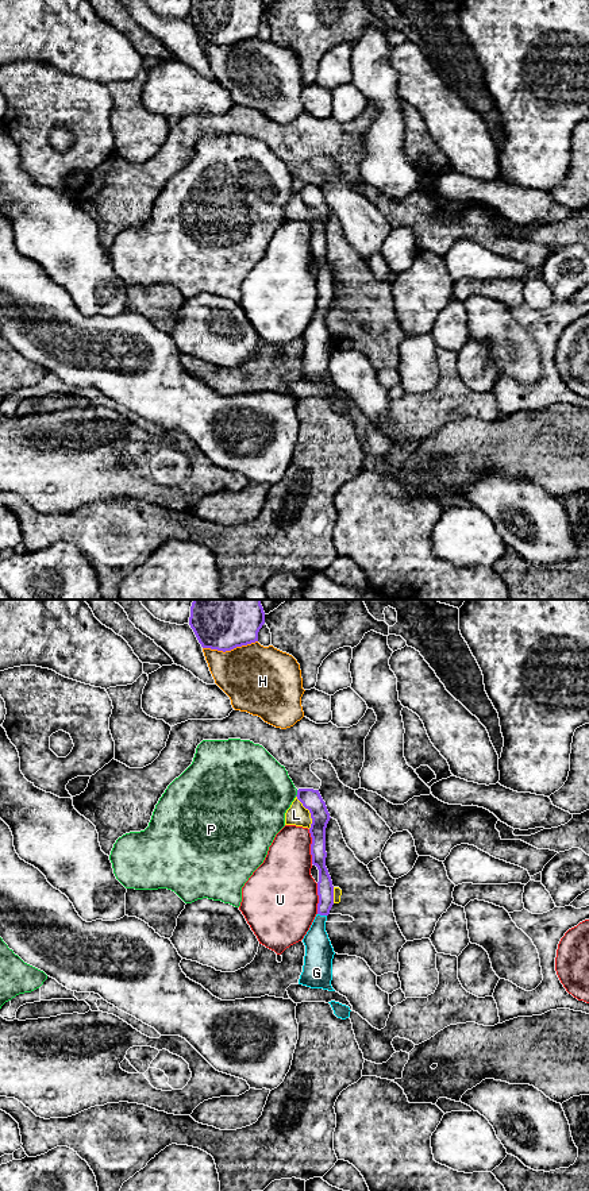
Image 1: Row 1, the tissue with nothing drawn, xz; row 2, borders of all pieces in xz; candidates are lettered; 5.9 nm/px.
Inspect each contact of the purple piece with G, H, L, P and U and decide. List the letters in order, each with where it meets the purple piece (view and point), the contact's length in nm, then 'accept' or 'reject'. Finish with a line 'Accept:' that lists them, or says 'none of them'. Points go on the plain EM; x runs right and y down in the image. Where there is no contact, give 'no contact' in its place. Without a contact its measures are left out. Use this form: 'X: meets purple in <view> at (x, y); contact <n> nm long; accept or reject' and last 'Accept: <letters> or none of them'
G: meets purple in xz at (322, 309); contact 60 nm long; accept
H: meets purple in xz at (230, 45); contact 340 nm long; reject
L: meets purple in xz at (310, 207); contact 220 nm long; reject
P: meets purple in xz at (297, 188); contact 40 nm long; reject
U: meets purple in xz at (311, 242); contact 200 nm long; reject
Accept: G

